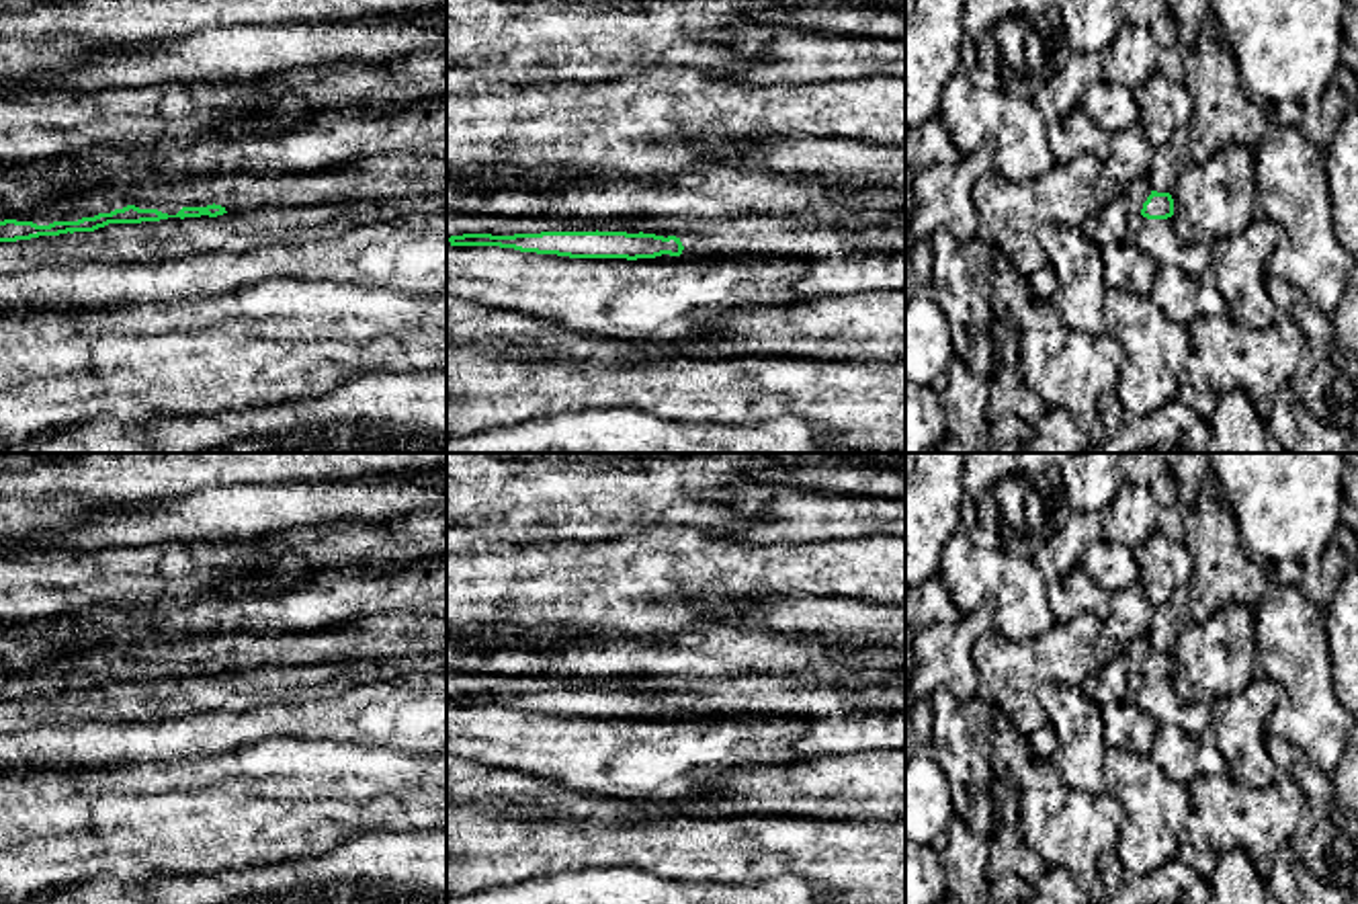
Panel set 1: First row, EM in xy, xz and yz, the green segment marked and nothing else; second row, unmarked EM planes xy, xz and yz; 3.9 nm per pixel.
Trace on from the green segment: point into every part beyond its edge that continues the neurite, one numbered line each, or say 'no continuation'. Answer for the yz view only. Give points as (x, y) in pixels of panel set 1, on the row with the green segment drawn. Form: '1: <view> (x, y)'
1: yz (1139, 189)

